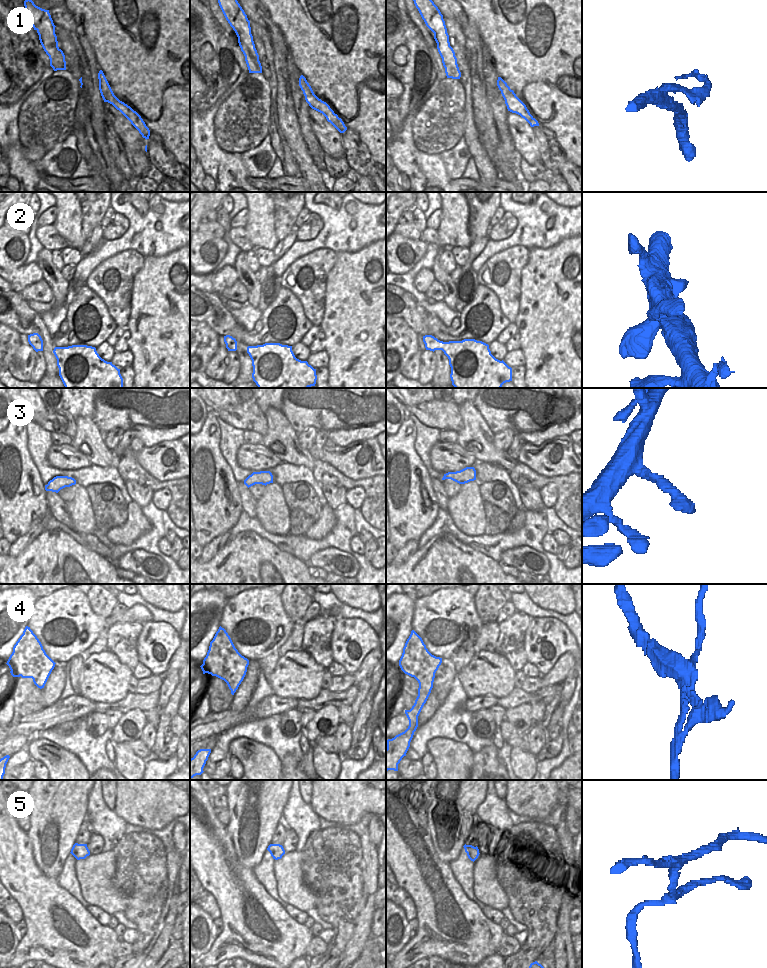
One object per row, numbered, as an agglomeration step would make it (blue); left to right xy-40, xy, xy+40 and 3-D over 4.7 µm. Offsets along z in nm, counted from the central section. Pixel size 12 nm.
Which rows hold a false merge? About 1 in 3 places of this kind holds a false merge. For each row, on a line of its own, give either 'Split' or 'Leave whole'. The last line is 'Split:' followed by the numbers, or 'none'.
1: Split
2: Leave whole
3: Leave whole
4: Split
5: Split
Split: 1, 4, 5

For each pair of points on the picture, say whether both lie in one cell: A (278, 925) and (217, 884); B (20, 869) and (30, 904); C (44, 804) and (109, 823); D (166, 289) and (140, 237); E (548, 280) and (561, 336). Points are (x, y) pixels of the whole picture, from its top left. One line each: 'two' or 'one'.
A: one
B: one
C: two
D: two
E: one

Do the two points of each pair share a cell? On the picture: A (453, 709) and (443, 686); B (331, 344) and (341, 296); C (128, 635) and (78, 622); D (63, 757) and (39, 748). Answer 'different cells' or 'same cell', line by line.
A: different cells
B: same cell
C: different cells
D: same cell

